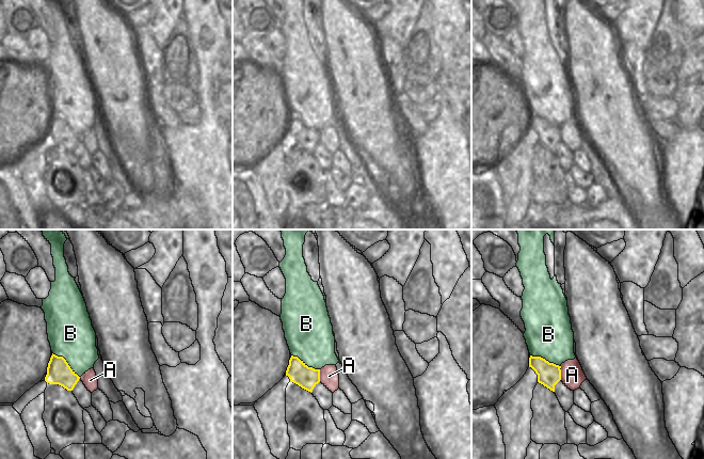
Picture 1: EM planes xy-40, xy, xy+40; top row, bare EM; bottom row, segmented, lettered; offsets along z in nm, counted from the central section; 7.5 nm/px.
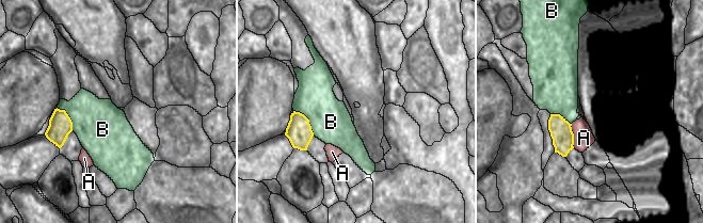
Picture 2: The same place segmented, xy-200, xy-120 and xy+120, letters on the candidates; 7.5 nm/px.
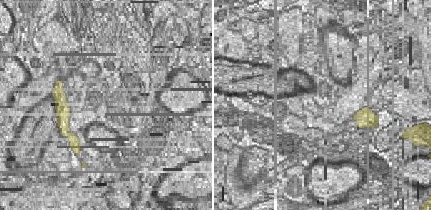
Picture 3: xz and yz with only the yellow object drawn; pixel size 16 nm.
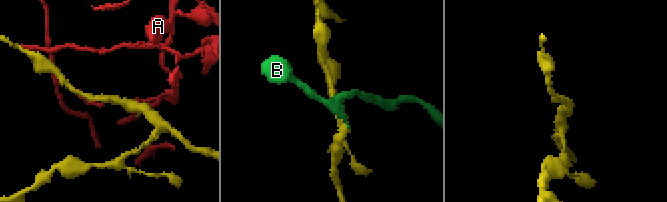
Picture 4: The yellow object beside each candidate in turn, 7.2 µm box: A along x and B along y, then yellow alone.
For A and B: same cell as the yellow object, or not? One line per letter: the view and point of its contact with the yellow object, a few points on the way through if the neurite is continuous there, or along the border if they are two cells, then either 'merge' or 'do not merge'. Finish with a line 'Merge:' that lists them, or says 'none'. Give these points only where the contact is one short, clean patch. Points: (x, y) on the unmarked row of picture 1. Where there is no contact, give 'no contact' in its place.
A: contact xy+40 (560, 133); do not merge
B: contact xy-40 (66, 123); do not merge
Merge: none

